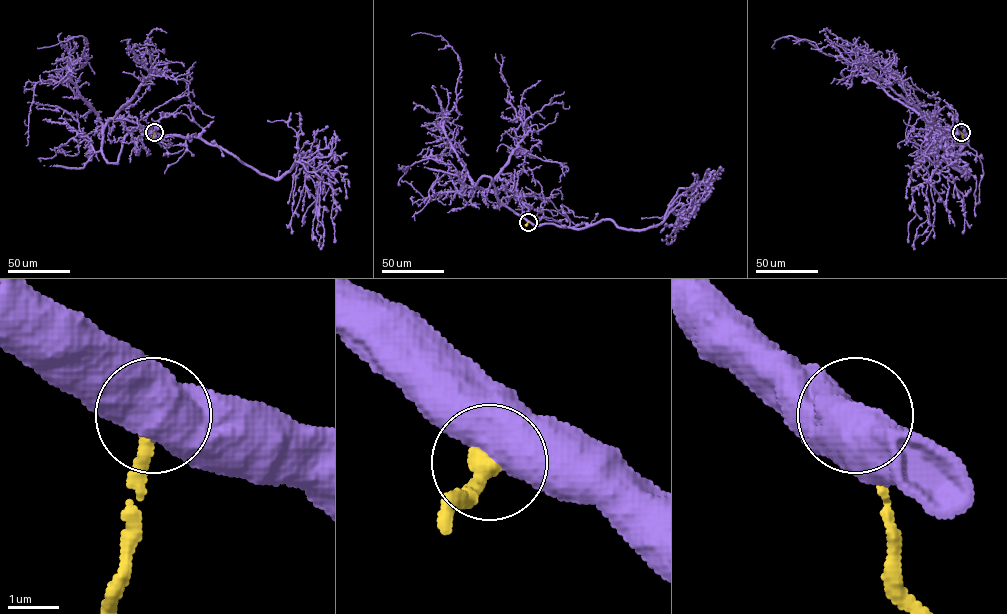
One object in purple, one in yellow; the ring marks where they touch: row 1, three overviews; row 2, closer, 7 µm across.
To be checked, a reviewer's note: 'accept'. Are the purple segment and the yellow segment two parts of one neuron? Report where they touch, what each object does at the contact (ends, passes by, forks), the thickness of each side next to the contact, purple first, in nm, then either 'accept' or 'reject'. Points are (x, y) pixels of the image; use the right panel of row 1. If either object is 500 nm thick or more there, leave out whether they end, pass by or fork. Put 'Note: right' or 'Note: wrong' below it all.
place (961, 132); calibres 750 and 400 nm; reject
Note: wrong

